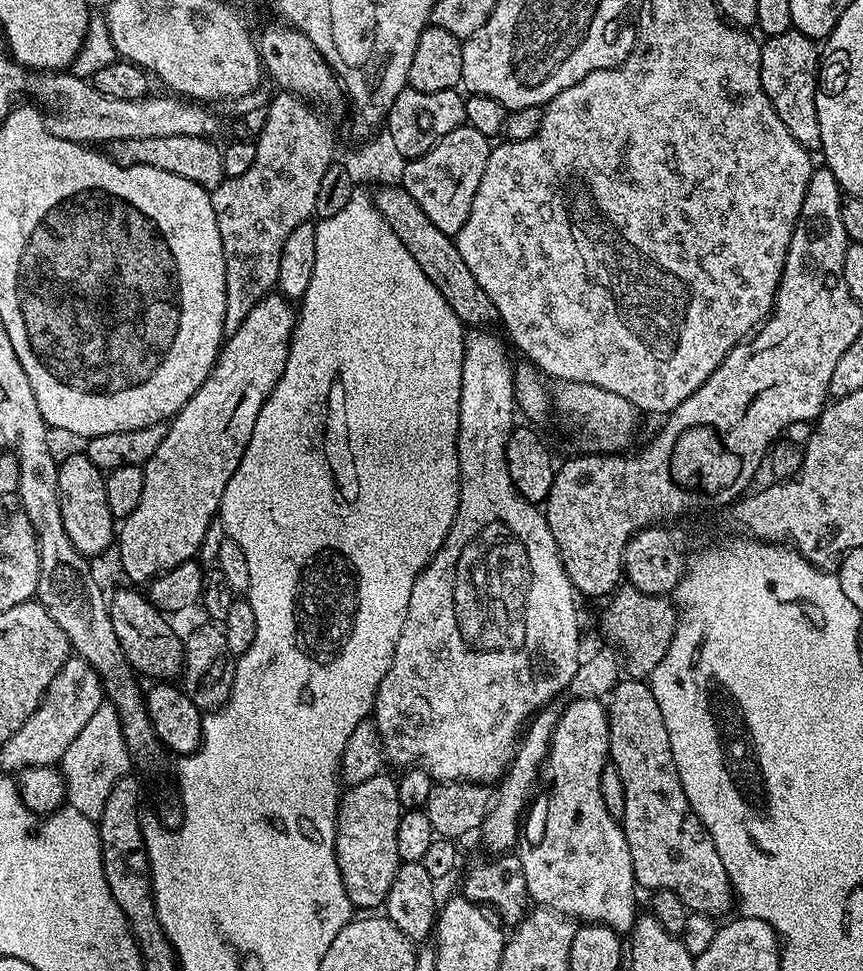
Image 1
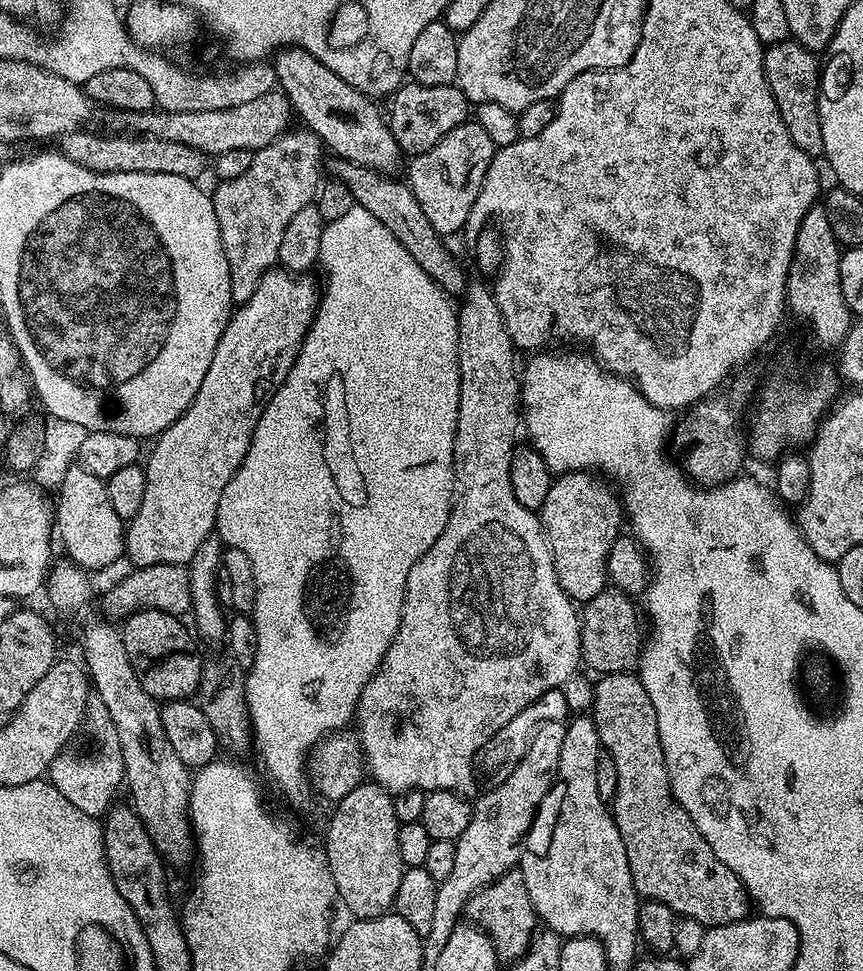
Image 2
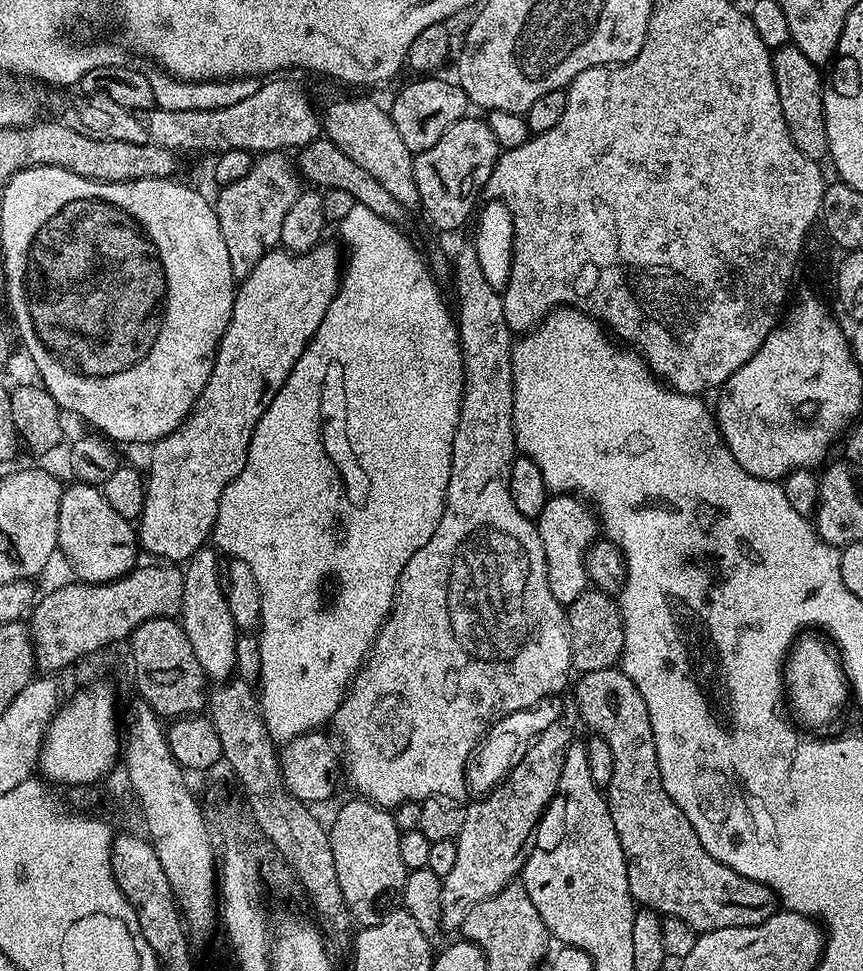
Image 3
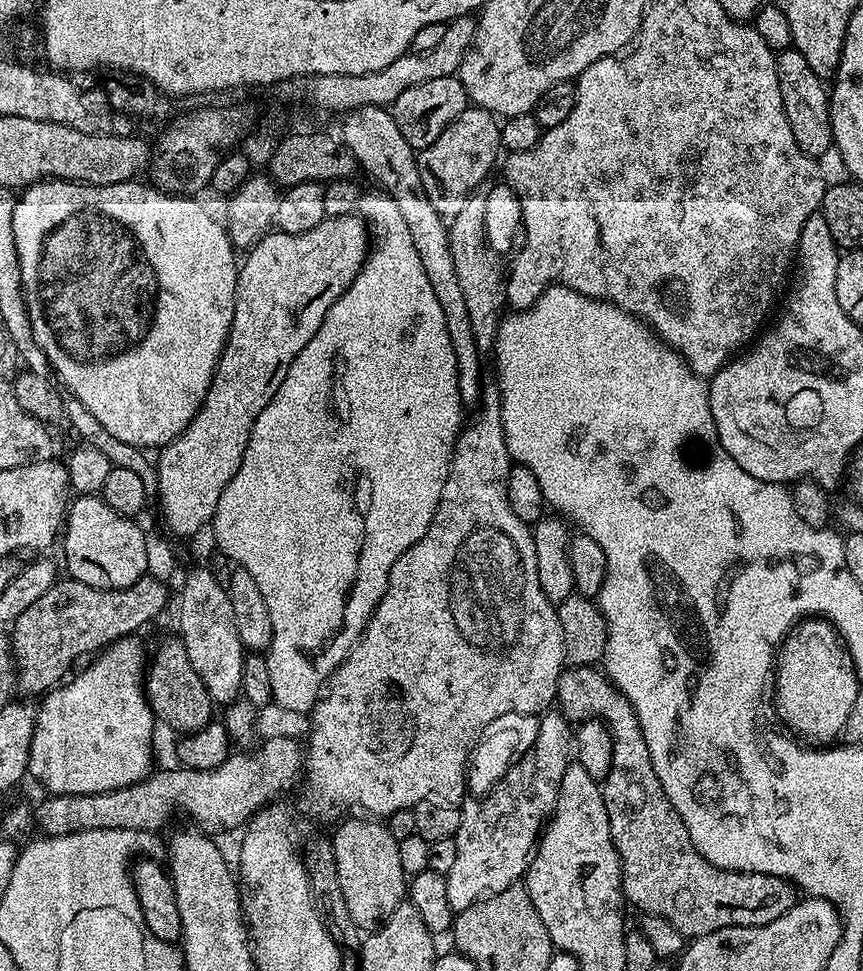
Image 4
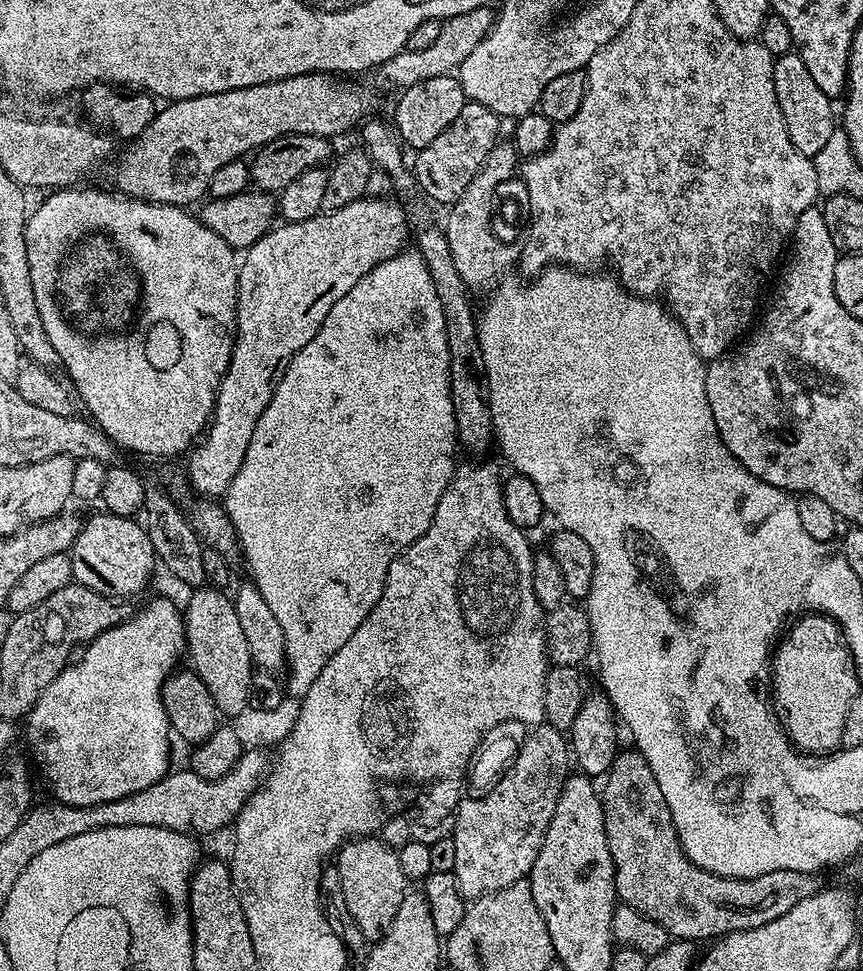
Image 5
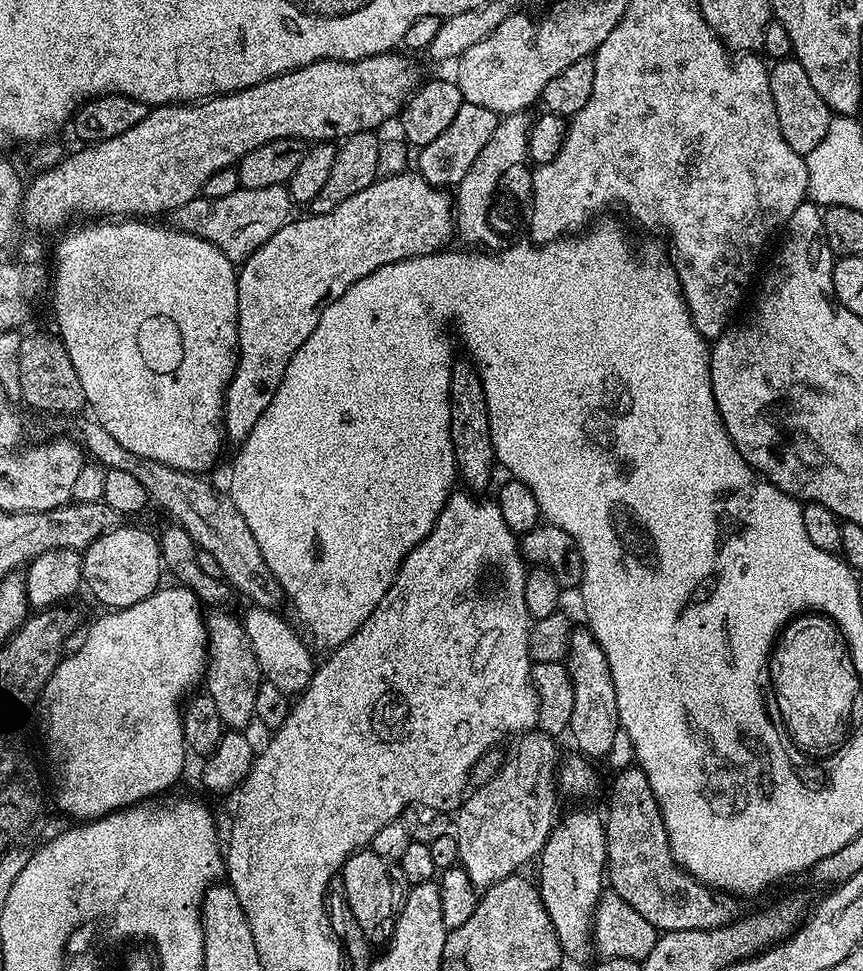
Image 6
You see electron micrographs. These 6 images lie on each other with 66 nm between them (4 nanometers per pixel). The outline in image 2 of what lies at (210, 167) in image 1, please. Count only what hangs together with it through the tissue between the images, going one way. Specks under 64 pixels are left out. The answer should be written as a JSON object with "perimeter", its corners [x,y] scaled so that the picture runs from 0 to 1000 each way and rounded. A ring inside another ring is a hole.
{"perimeter":[[[94,134],[68,141],[67,152],[81,167],[110,177],[159,177],[160,179],[206,179],[206,183],[231,186],[243,165],[222,150],[174,139],[119,138]]]}

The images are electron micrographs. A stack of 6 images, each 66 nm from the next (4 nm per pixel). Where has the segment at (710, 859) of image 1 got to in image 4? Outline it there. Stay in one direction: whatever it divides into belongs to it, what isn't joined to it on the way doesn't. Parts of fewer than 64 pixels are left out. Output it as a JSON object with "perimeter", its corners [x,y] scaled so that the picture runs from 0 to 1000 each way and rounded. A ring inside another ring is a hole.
{"perimeter":[[[655,687],[644,700],[643,724],[649,736],[656,738],[659,744],[695,742],[703,746],[709,754],[711,781],[707,797],[702,797],[698,804],[698,815],[702,826],[702,838],[707,842],[707,859],[718,885],[723,926],[731,934],[733,931],[735,934],[743,935],[743,940],[772,945],[772,950],[781,953],[781,958],[786,958],[795,966],[805,966],[827,962],[827,958],[888,954],[888,950],[906,945],[911,937],[925,930],[925,916],[917,906],[882,898],[847,898],[827,892],[818,884],[813,884],[813,880],[809,880],[804,867],[800,867],[795,847],[786,842],[786,834],[781,834],[776,822],[772,822],[772,814],[767,814],[762,797],[758,797],[758,785],[753,785],[753,771],[749,768],[739,735],[735,735],[735,727],[730,727],[728,720],[710,706],[694,687]]]}

